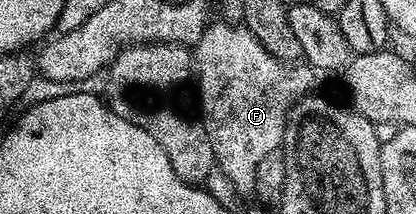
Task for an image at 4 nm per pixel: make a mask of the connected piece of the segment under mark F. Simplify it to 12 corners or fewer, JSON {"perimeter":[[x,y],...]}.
{"perimeter":[[213,21],[194,47],[199,121],[233,191],[281,149],[309,65]]}

